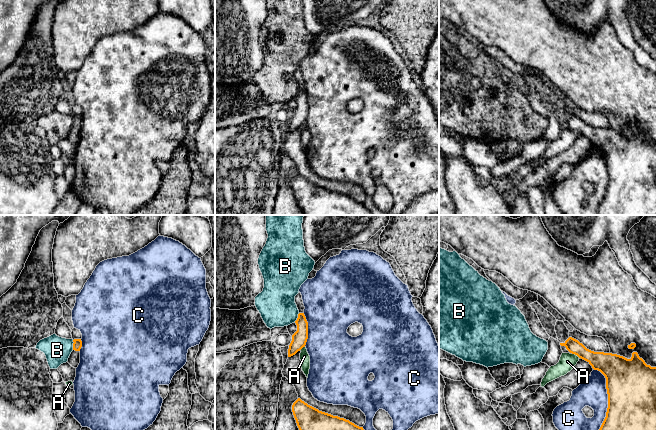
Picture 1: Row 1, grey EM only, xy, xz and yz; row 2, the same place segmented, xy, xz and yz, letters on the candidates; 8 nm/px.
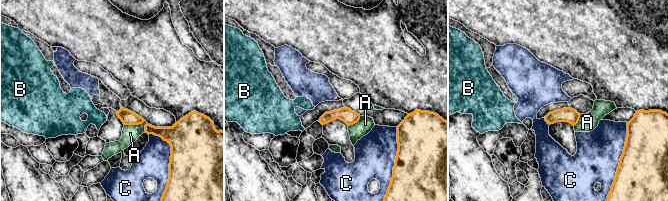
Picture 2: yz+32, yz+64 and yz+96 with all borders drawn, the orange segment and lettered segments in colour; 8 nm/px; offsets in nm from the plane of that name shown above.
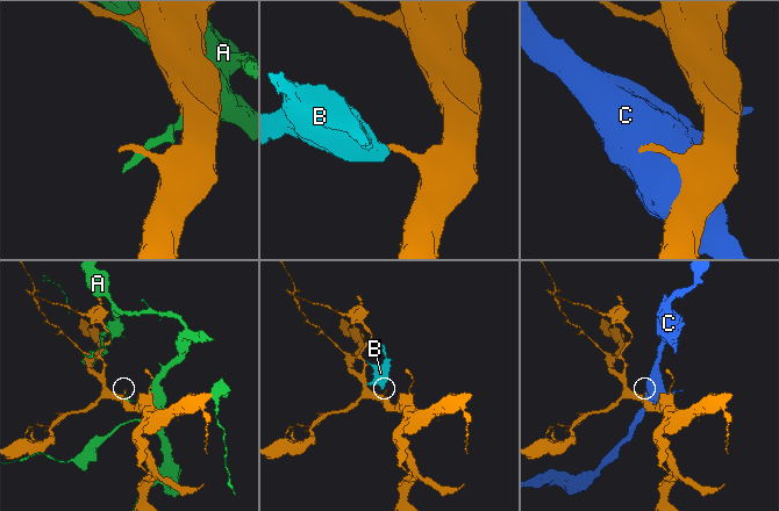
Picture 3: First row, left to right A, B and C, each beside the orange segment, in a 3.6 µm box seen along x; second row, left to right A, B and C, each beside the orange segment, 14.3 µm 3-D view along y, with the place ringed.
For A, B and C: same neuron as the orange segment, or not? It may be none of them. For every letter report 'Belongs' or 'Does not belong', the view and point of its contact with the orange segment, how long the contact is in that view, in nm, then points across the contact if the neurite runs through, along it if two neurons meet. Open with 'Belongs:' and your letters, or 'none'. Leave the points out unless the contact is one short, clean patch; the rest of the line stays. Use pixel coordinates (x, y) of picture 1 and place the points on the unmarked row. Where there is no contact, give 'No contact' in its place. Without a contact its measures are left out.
Belongs: none
A: Does not belong. Touches orange at yz (576, 130). Shared border 70 nm
B: Does not belong. Touches orange at xy (73, 121). Shared border 80 nm. Boundary: xy (72, 116), (73, 125)
C: Does not belong. Touches orange at yz (608, 178). Shared border 550 nm

